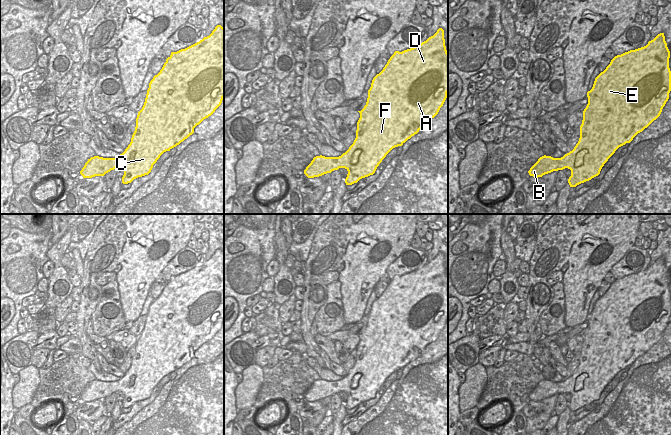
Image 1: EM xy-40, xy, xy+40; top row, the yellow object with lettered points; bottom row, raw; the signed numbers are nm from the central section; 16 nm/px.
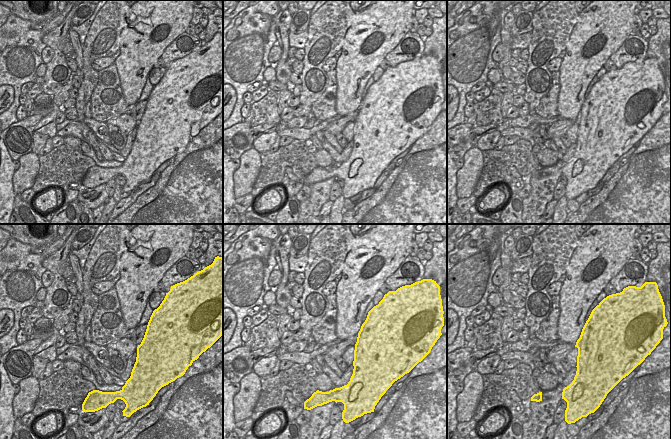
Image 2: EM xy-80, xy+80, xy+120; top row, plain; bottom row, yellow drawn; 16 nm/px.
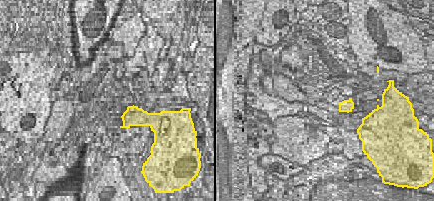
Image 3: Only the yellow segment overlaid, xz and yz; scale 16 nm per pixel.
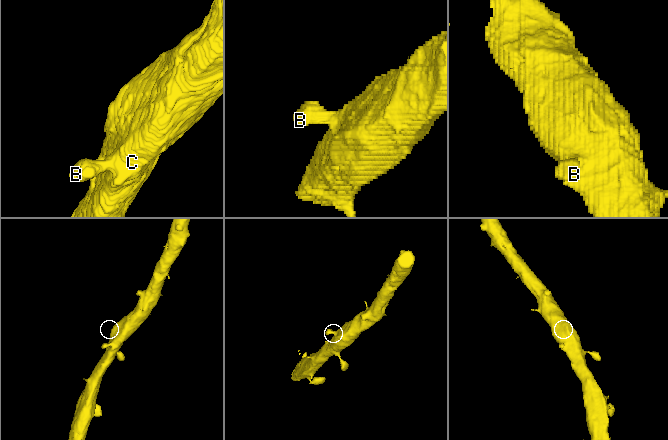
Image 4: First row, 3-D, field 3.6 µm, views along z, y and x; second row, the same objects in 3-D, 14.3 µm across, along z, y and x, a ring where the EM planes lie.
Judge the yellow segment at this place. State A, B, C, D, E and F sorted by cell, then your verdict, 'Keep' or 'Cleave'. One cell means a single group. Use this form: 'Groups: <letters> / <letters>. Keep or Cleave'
Groups: A B C D E F. Keep

